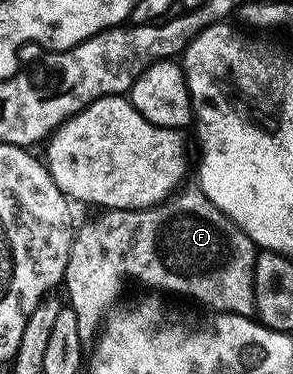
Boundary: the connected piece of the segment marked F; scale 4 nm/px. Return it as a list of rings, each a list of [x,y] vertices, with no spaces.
[[[184,188],[155,205],[152,209],[109,209],[100,212],[96,221],[87,221],[75,231],[75,242],[69,251],[69,263],[63,276],[69,308],[77,315],[77,331],[84,343],[96,336],[101,318],[108,312],[111,300],[123,287],[123,280],[132,277],[145,285],[180,293],[183,297],[196,297],[200,306],[217,313],[236,313],[242,317],[255,317],[255,288],[253,271],[257,246],[224,213],[203,194],[202,189]]]

